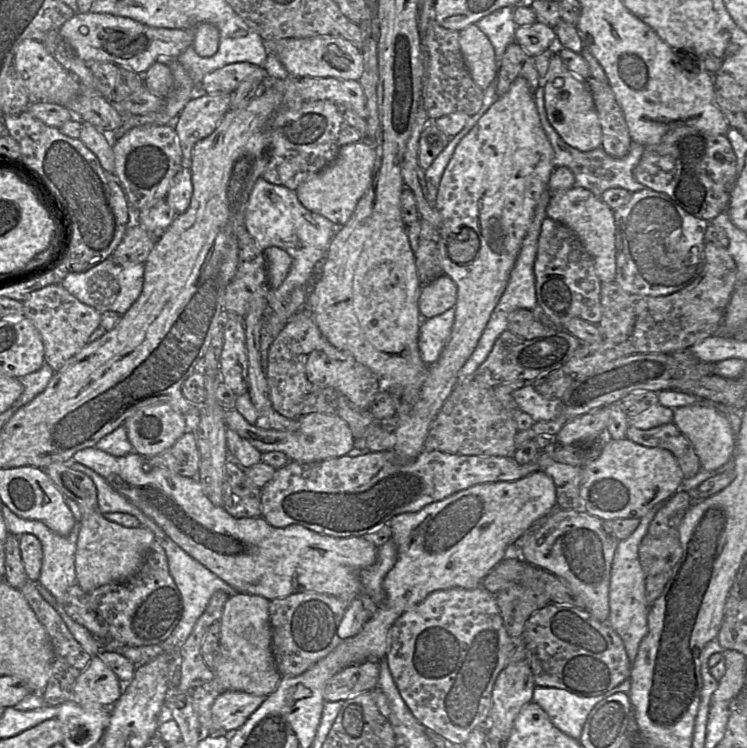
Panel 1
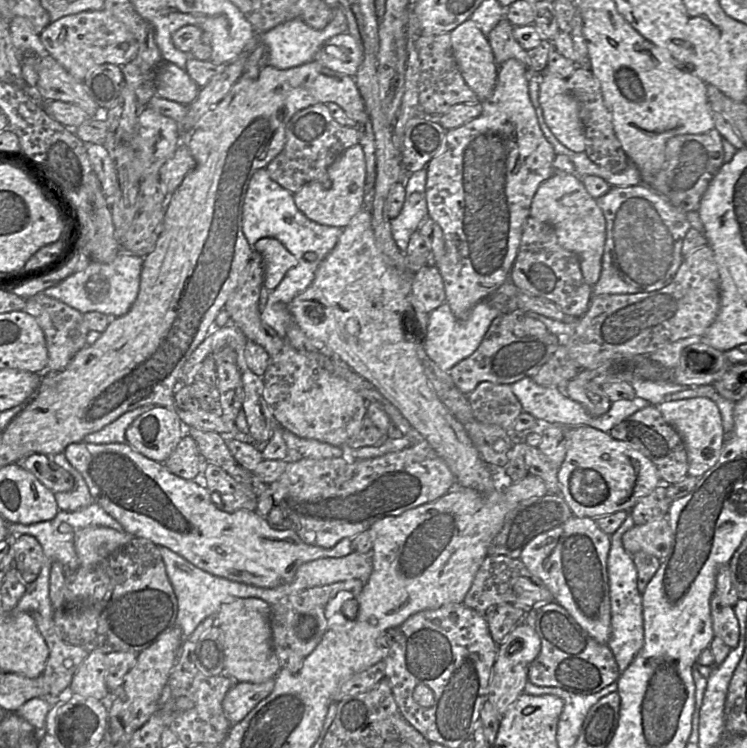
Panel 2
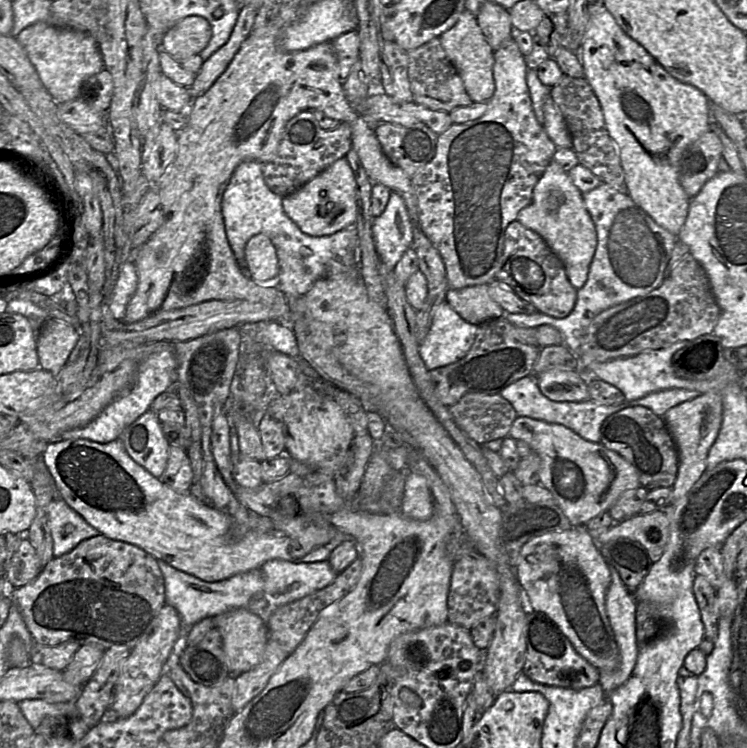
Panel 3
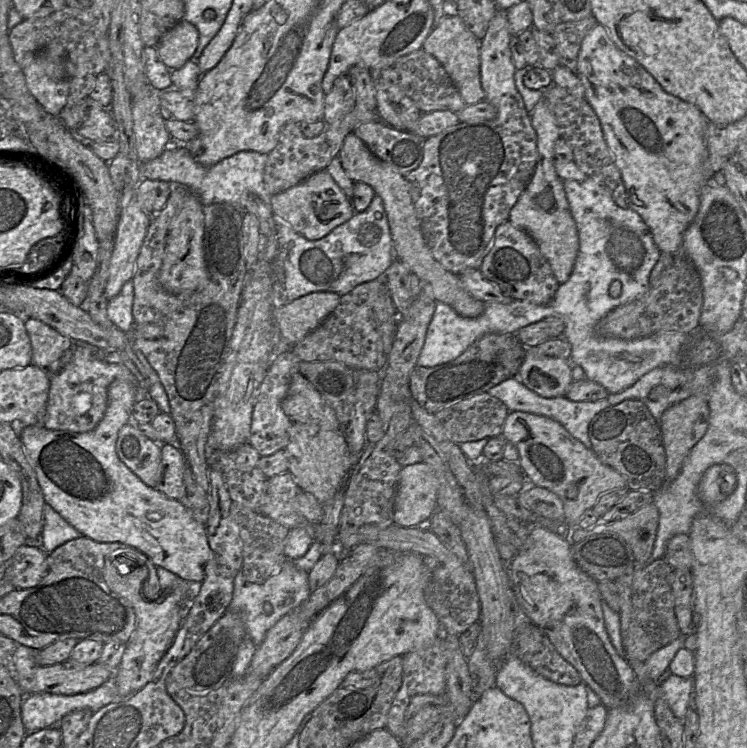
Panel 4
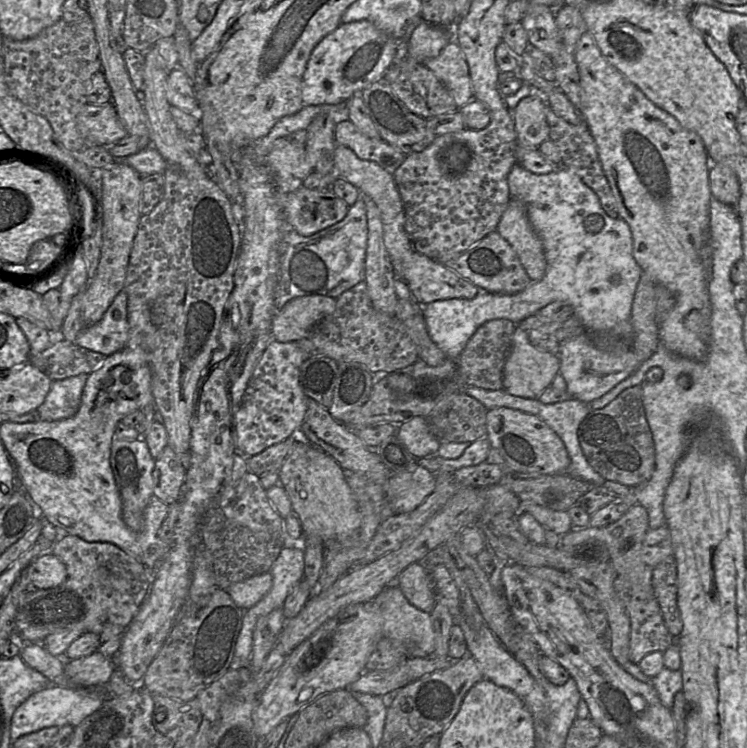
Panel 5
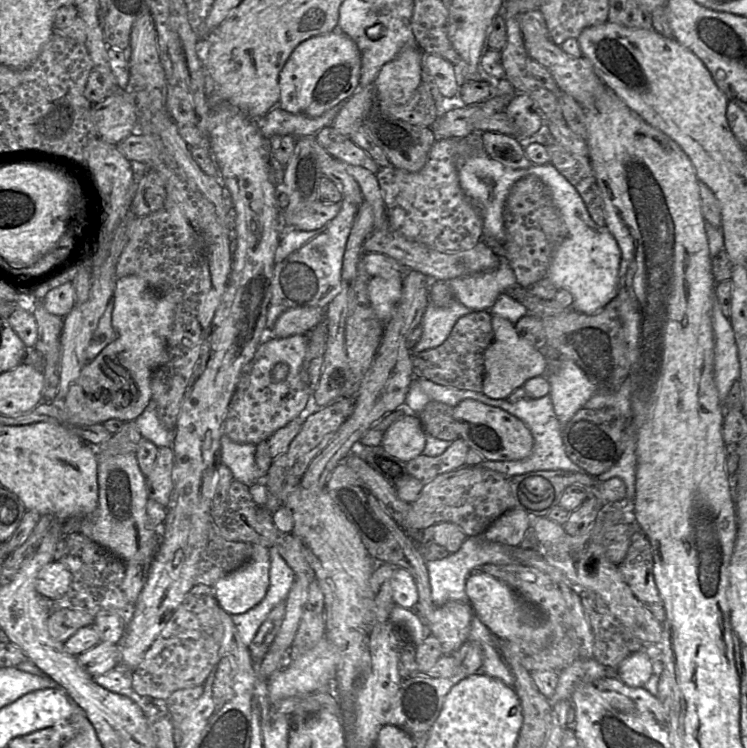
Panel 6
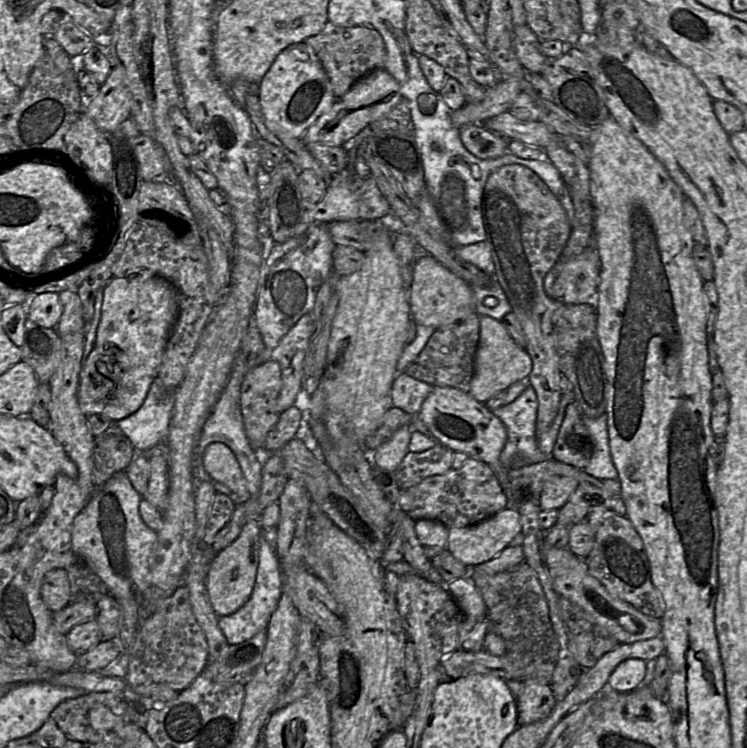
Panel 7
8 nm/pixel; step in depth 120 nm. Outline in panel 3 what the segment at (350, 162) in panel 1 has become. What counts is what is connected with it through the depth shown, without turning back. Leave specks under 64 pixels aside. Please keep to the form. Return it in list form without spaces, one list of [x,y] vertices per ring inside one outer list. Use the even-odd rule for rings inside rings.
[[[342,157],[318,173],[293,193],[282,197],[287,216],[311,236],[327,236],[353,227],[356,222],[356,180],[346,157]]]

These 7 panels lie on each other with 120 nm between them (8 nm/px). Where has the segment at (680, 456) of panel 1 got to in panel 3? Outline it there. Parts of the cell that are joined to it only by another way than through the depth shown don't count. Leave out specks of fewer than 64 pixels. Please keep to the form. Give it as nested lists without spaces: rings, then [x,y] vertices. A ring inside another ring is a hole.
[[[636,405],[609,415],[601,427],[600,443],[619,453],[636,469],[640,487],[652,490],[673,486],[679,466],[678,450],[663,417],[651,409]]]

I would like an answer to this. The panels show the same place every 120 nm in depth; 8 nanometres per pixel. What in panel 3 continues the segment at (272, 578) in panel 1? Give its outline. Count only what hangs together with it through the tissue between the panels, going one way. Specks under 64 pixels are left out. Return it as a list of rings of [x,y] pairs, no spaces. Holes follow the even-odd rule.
[[[120,438],[108,443],[98,443],[88,439],[61,439],[59,441],[49,443],[45,451],[42,453],[42,458],[54,479],[56,491],[59,497],[63,499],[68,506],[79,513],[91,526],[97,529],[100,535],[103,535],[112,540],[117,540],[138,546],[157,560],[165,561],[175,569],[195,576],[196,578],[205,582],[218,582],[240,573],[258,569],[262,564],[273,559],[281,559],[295,563],[327,561],[333,549],[338,545],[335,542],[331,542],[325,546],[320,546],[313,549],[311,552],[304,556],[294,557],[291,554],[291,543],[293,539],[285,534],[259,534],[255,532],[244,532],[242,536],[236,537],[232,533],[234,520],[227,514],[227,512],[220,512],[212,509],[197,501],[189,493],[177,493],[172,490],[170,487],[164,484],[160,478],[154,477],[146,469],[137,464],[126,452]]]

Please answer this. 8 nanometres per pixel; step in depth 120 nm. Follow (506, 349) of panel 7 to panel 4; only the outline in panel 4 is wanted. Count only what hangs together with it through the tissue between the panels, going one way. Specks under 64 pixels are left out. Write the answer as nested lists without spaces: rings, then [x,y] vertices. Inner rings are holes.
[[[527,348],[517,377],[529,389],[545,398],[565,396],[572,378],[570,360],[551,357]]]

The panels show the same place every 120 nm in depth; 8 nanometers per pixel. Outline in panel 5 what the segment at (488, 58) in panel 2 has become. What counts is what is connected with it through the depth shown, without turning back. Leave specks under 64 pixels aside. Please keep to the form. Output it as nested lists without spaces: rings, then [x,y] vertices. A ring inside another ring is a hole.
[[[454,39],[436,57],[426,61],[425,65],[448,89],[459,108],[473,100],[469,67]]]

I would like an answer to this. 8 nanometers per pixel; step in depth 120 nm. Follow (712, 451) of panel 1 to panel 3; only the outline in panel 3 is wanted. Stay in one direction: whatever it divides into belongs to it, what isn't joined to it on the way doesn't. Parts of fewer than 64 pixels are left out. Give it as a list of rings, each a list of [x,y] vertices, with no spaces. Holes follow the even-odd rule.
[[[714,390],[680,403],[667,410],[663,419],[675,441],[679,455],[678,472],[672,486],[672,501],[669,505],[672,506],[690,490],[707,469],[707,455],[722,423],[721,393]]]

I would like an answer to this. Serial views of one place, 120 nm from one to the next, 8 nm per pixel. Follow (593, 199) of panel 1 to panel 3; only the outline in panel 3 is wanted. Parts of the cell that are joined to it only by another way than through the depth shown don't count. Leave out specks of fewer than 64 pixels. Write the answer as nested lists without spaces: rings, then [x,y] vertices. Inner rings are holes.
[[[553,159],[535,185],[531,202],[518,213],[516,220],[545,240],[564,263],[567,277],[576,289],[585,284],[597,246],[595,225],[585,206],[583,193]]]

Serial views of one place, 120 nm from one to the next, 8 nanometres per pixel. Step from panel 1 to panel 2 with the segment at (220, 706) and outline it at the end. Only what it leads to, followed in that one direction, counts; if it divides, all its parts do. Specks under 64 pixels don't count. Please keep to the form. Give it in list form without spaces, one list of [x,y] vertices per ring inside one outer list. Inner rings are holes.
[[[275,679],[263,683],[234,683],[226,693],[222,707],[225,717],[231,725],[242,721],[248,713],[273,690]]]

